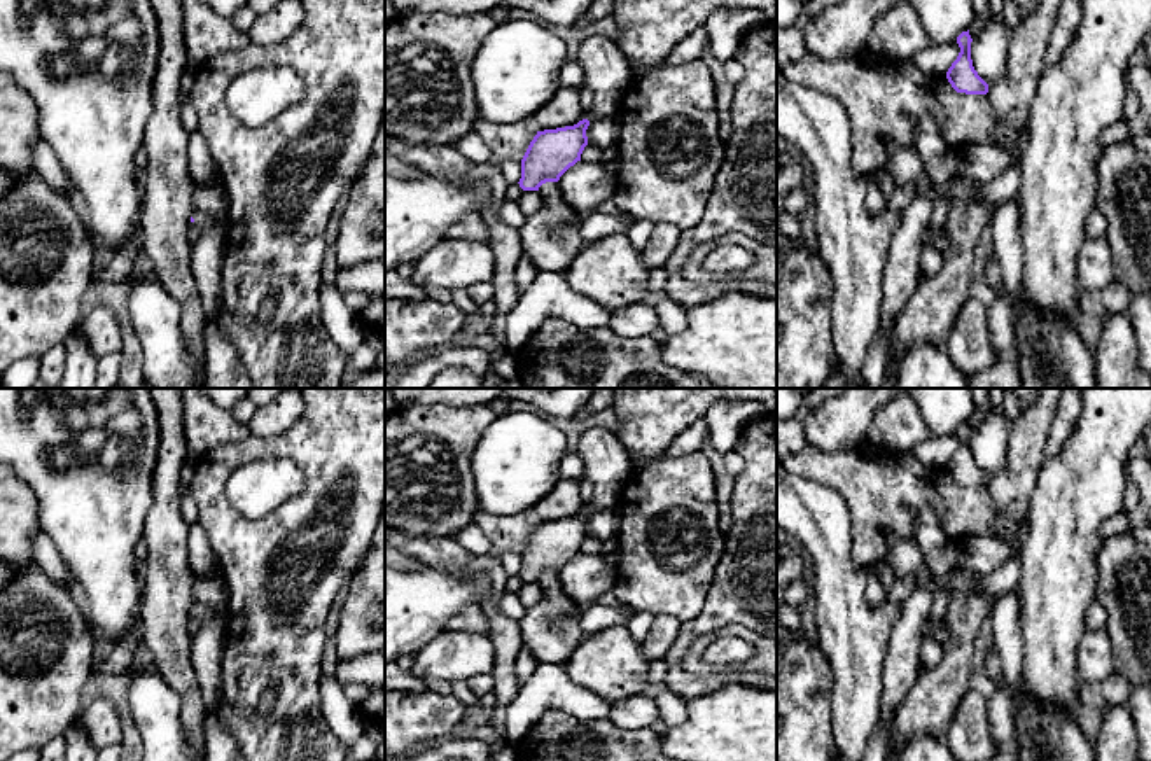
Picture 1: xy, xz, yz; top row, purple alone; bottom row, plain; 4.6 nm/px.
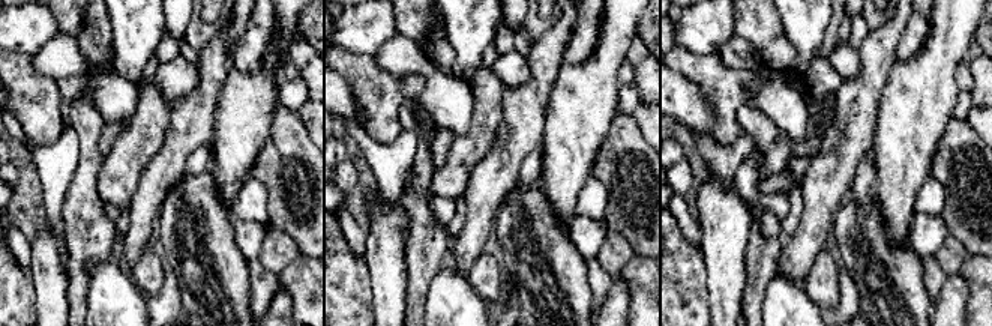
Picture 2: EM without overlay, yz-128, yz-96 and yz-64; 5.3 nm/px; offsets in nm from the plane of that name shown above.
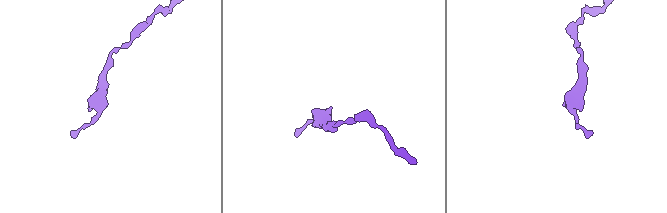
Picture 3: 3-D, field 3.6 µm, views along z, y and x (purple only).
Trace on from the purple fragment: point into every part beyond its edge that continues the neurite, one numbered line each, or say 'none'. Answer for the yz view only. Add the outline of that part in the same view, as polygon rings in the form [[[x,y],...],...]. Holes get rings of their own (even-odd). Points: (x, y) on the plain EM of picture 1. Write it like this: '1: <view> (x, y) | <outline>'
none

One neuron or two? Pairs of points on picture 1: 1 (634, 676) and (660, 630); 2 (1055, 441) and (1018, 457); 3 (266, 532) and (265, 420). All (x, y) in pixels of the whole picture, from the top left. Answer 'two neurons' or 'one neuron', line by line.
1: two neurons
2: two neurons
3: two neurons

